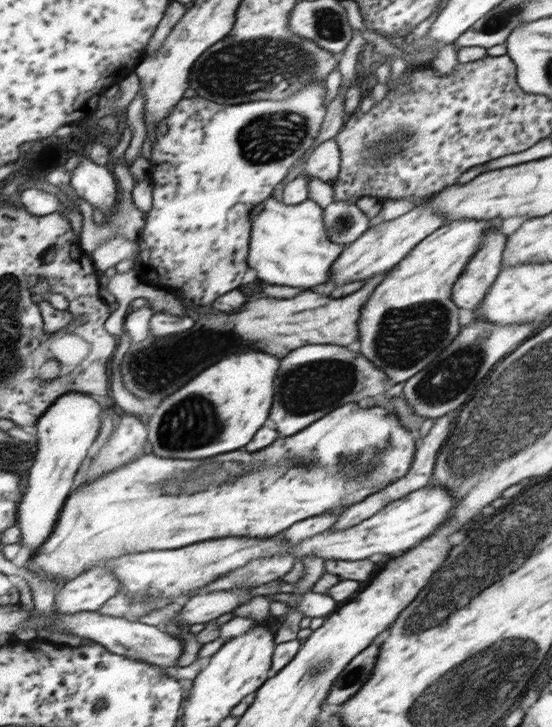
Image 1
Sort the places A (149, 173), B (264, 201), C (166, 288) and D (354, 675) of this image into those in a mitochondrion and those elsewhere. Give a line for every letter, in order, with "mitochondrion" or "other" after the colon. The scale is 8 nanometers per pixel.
A: other
B: other
C: other
D: mitochondrion

